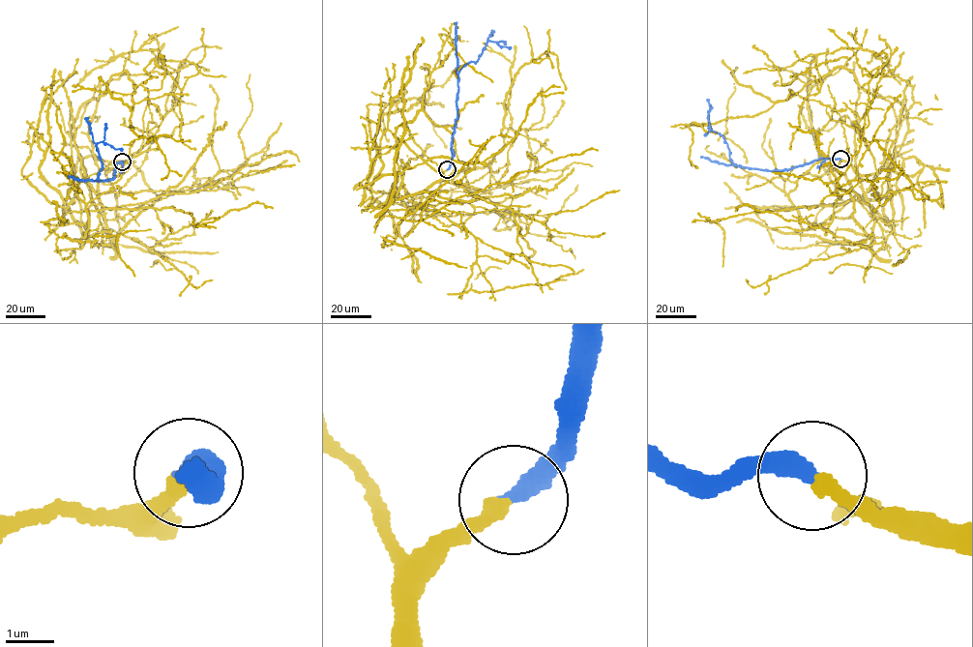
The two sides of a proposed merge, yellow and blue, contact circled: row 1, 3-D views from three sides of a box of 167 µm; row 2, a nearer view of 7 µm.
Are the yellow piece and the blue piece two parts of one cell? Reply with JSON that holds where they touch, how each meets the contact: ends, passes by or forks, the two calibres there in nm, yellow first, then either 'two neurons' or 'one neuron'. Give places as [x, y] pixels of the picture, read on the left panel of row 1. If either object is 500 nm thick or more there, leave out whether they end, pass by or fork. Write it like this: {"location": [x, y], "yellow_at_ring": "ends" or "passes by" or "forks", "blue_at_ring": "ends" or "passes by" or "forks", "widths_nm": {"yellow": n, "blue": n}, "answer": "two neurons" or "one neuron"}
{"location": [122, 161], "yellow_at_ring": "ends", "blue_at_ring": "ends", "widths_nm": {"yellow": 320, "blue": 400}, "answer": "one neuron"}

